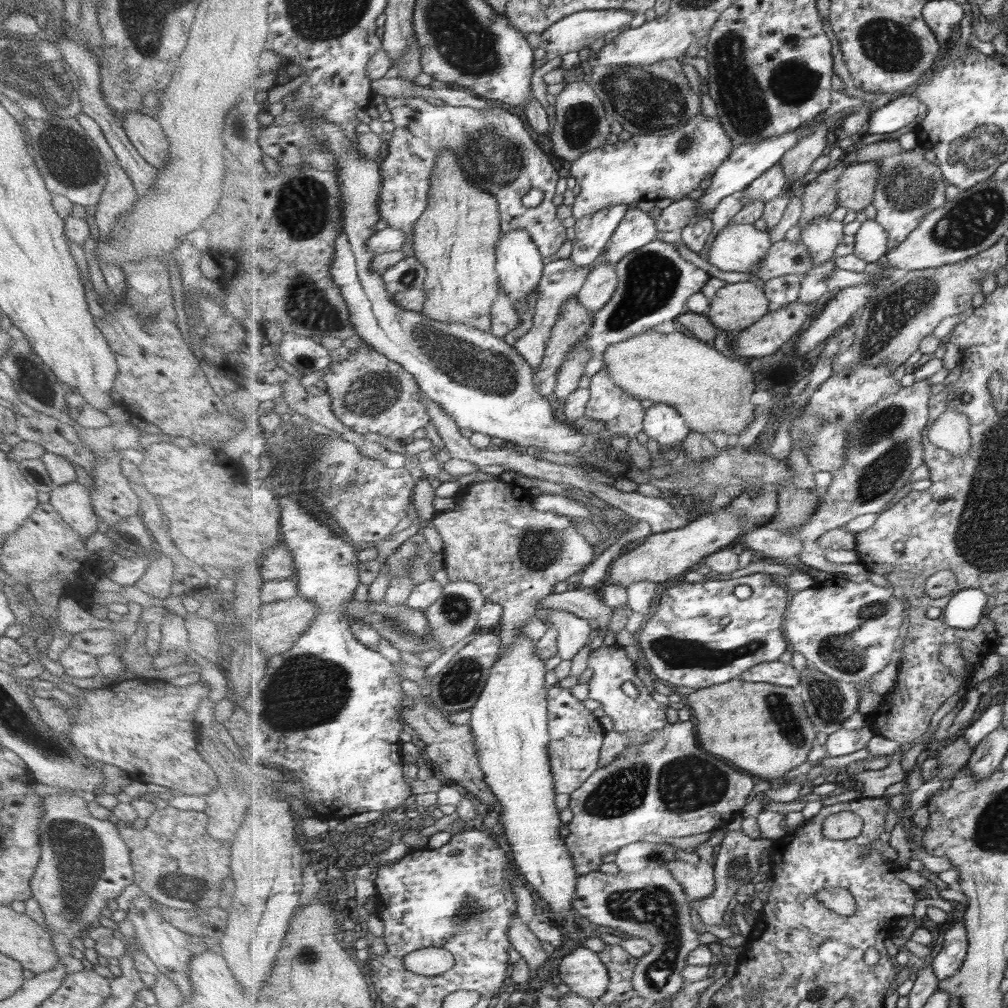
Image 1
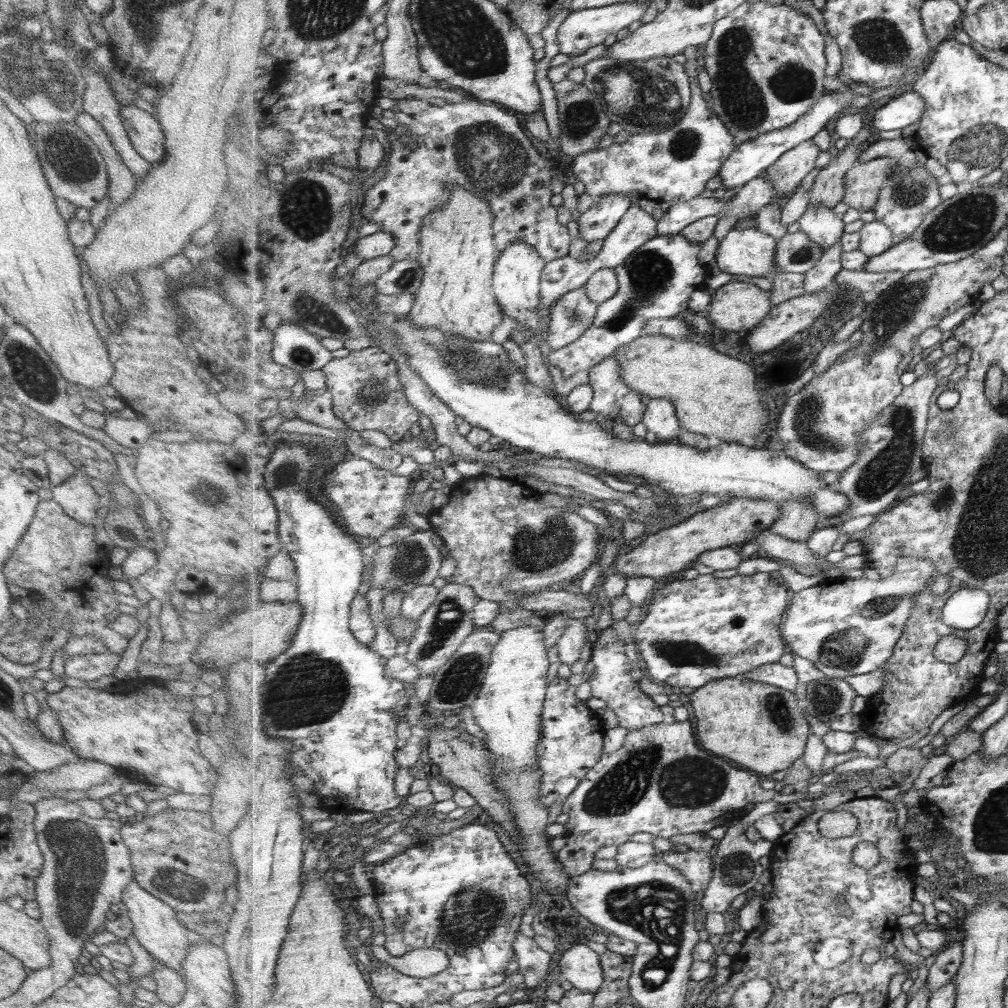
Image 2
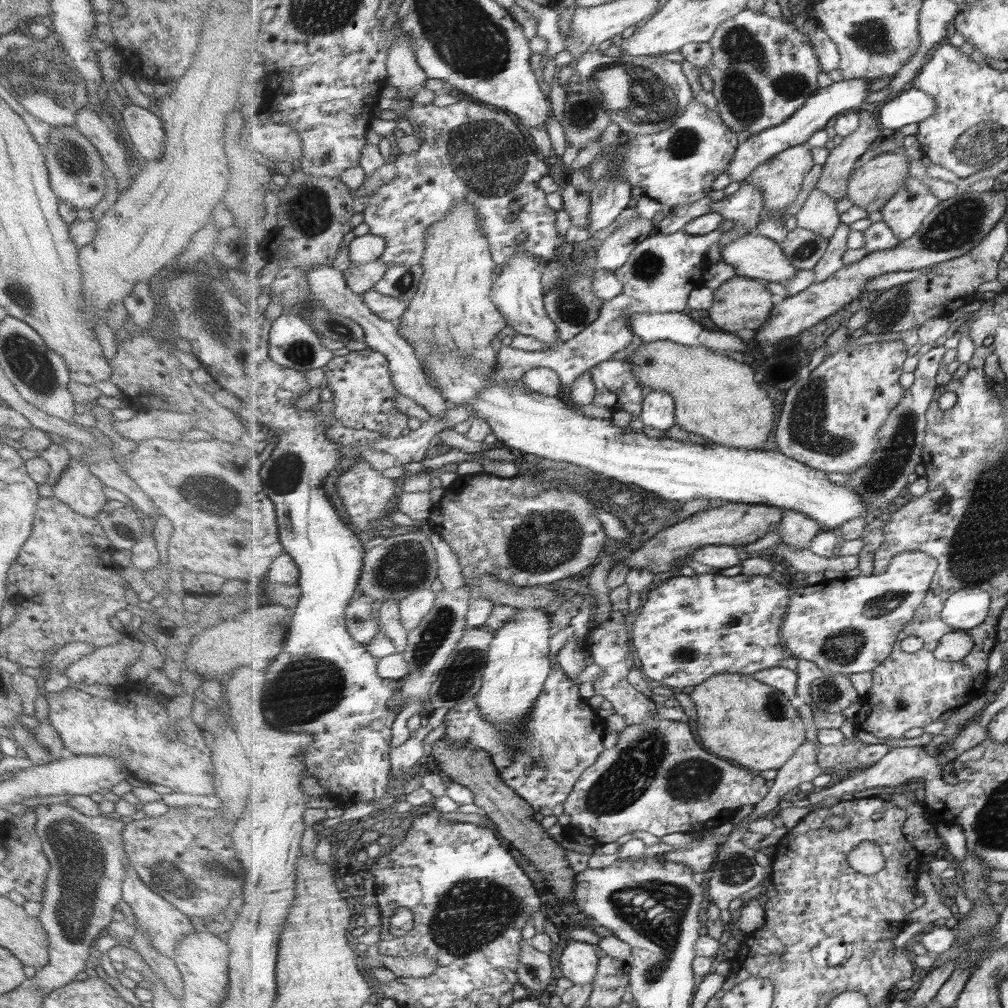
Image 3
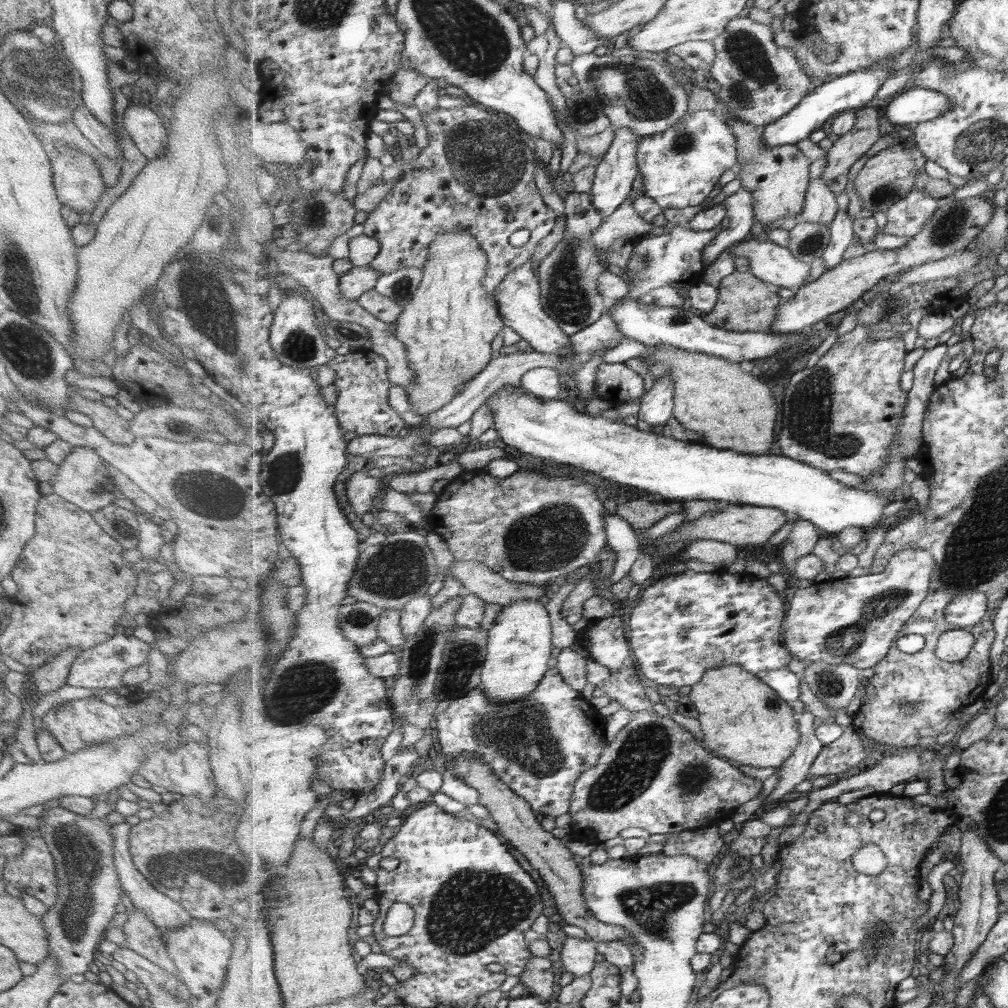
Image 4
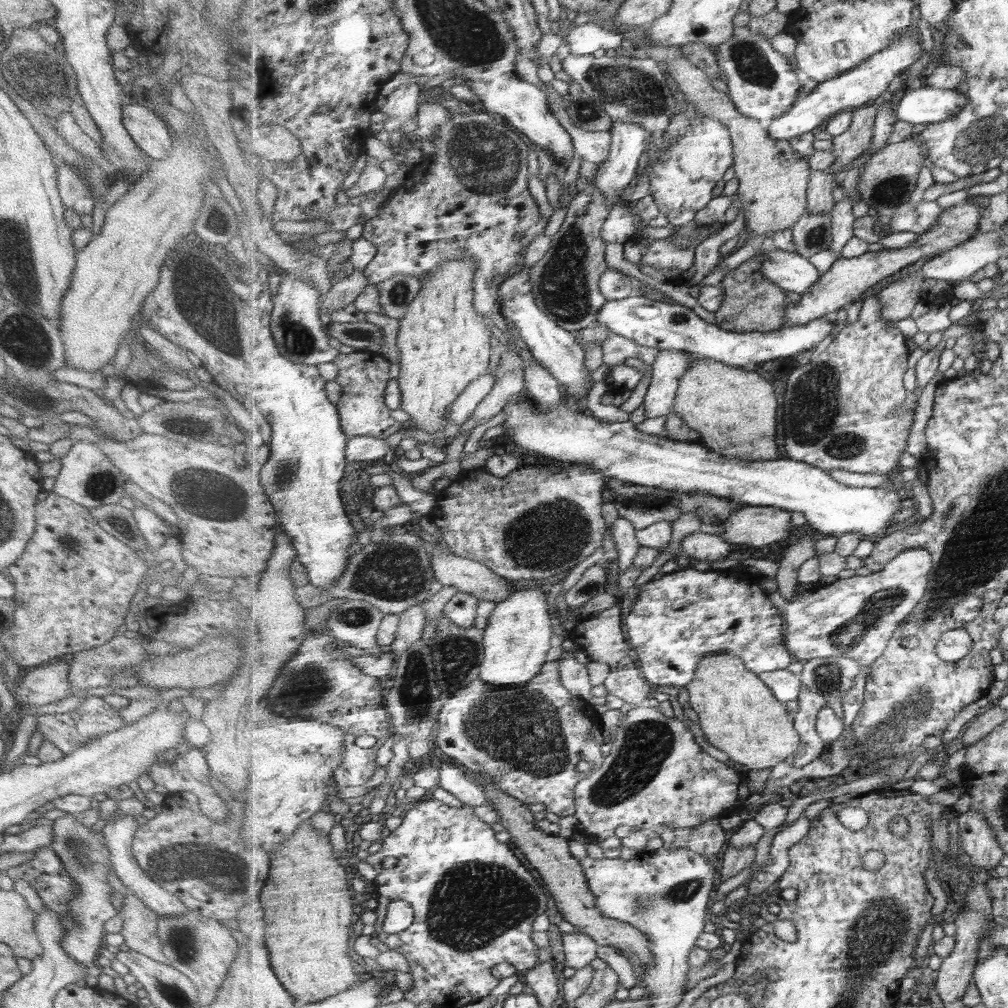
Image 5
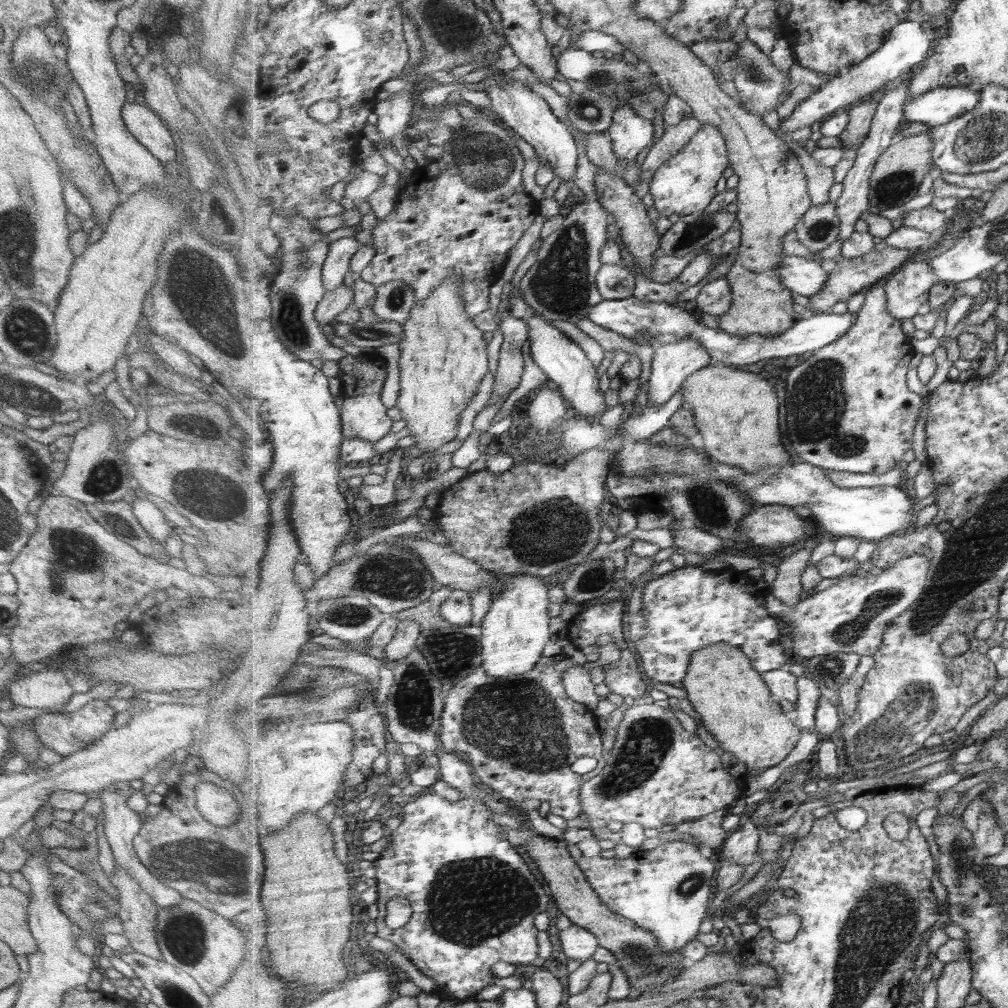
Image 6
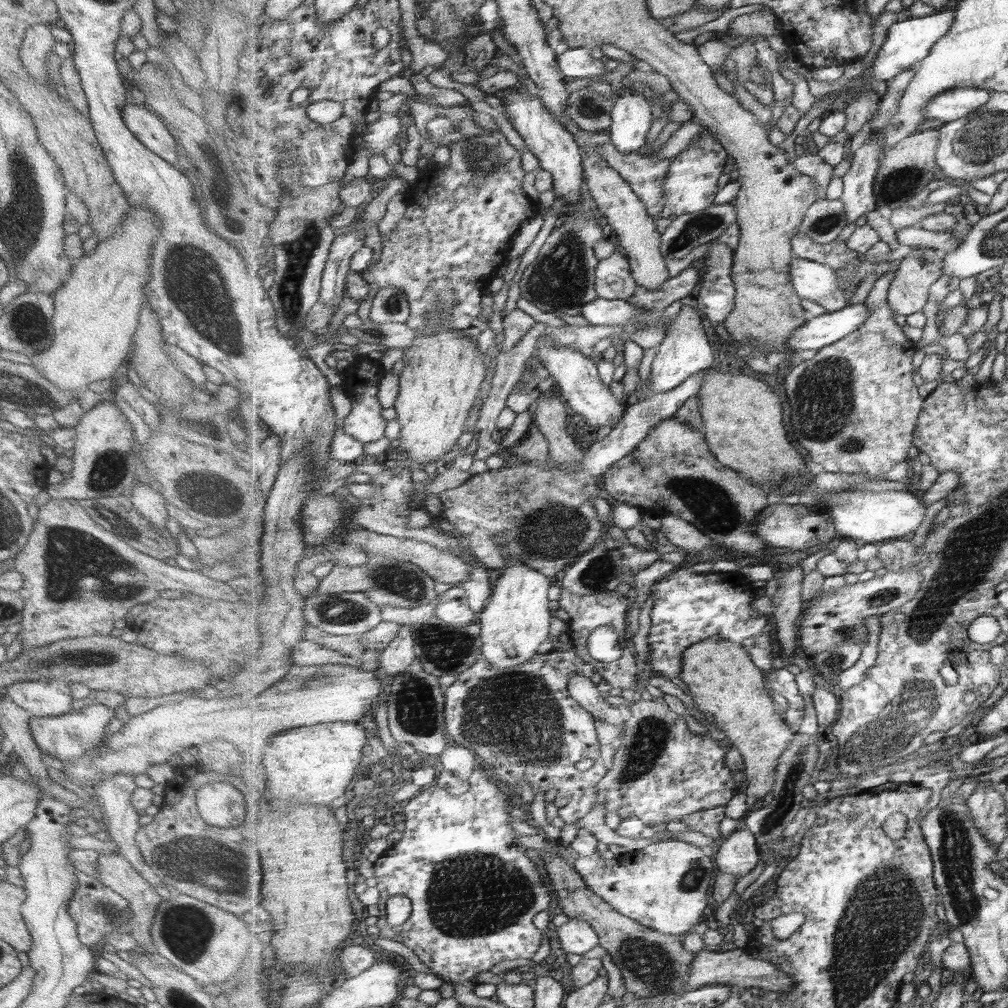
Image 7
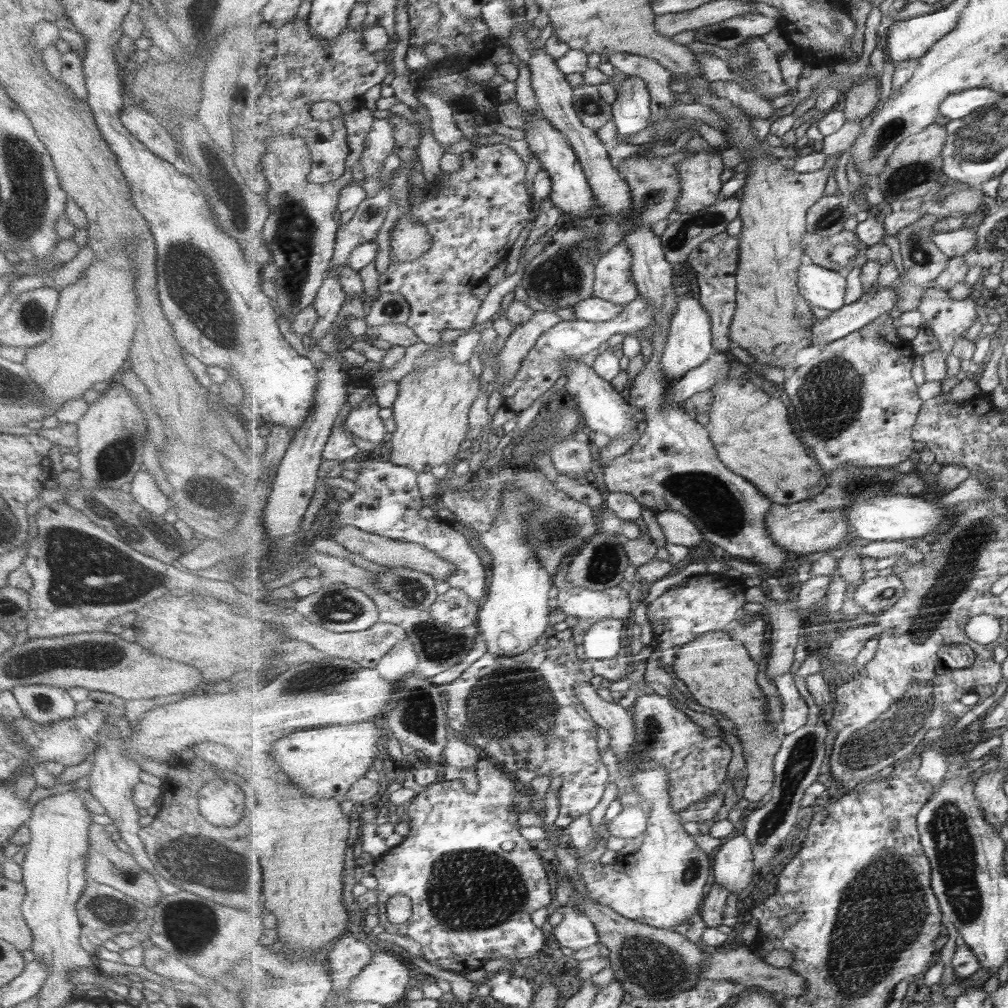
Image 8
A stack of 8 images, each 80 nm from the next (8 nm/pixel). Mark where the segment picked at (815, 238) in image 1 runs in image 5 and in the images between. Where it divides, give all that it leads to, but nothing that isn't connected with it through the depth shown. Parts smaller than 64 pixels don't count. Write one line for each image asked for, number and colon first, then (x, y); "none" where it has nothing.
2: (824, 227)
3: (819, 213)
4: (820, 207)
5: (821, 183)

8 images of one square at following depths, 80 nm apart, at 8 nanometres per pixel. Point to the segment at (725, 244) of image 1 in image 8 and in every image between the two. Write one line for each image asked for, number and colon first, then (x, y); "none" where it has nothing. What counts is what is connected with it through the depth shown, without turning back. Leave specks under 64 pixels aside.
2: (750, 252)
3: (755, 256)
4: (777, 265)
5: (790, 271)
6: (804, 277)
7: (816, 282)
8: (823, 287)

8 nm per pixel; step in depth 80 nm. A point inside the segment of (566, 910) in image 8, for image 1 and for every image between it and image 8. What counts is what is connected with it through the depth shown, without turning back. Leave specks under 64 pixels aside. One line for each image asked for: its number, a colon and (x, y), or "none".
1: (584, 972)
2: (581, 966)
3: (579, 961)
4: (578, 956)
5: (580, 949)
6: (578, 943)
7: (577, 936)

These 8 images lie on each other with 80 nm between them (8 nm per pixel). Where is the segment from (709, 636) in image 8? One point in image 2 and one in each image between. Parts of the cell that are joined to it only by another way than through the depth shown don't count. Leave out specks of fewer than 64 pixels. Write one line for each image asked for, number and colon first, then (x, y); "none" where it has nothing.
2: (760, 727)
3: (740, 718)
4: (744, 719)
5: (739, 713)
6: (737, 708)
7: (722, 678)

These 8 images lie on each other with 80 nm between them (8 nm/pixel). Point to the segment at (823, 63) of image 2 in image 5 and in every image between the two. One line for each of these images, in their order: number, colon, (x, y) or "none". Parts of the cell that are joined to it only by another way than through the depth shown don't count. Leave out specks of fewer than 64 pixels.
3: (764, 70)
4: (761, 82)
5: (761, 82)

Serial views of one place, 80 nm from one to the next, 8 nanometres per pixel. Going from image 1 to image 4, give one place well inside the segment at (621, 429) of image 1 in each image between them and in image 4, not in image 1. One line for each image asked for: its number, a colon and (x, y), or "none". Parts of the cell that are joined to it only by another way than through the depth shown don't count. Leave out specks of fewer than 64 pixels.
2: (613, 397)
3: (617, 388)
4: (615, 382)

